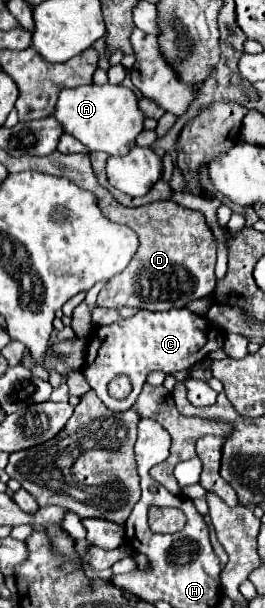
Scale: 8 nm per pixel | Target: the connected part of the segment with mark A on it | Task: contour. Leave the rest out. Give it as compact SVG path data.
M78 86L60 92L54 114L62 130L76 140L80 140L90 152L100 150L110 156L124 156L136 146L136 136L142 132L142 112L138 110L138 100L130 88L124 86Z

